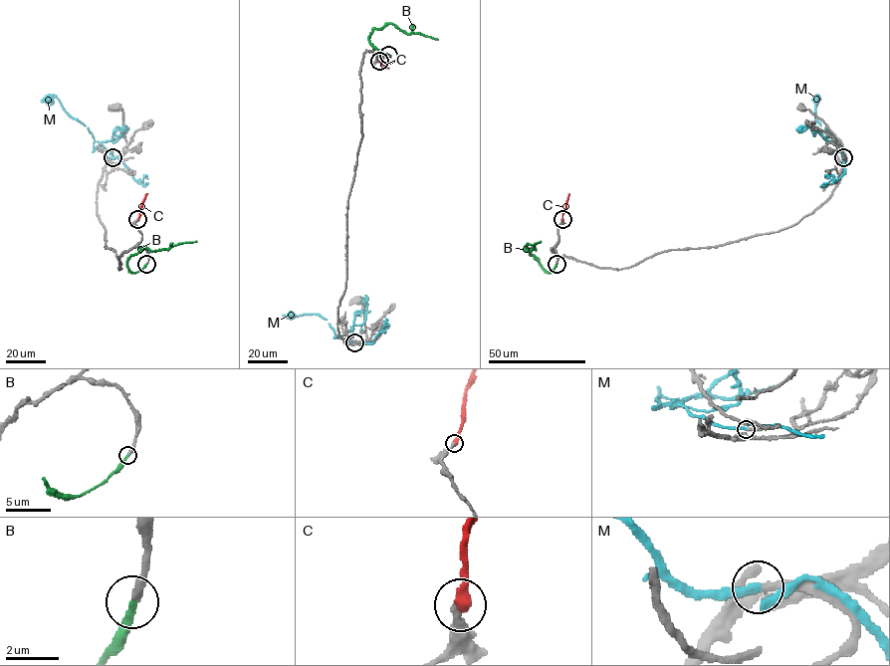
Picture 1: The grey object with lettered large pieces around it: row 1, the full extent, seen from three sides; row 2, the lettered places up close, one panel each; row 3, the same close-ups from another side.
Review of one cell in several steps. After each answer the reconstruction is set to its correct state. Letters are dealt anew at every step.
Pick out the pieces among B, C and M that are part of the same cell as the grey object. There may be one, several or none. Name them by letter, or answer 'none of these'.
B

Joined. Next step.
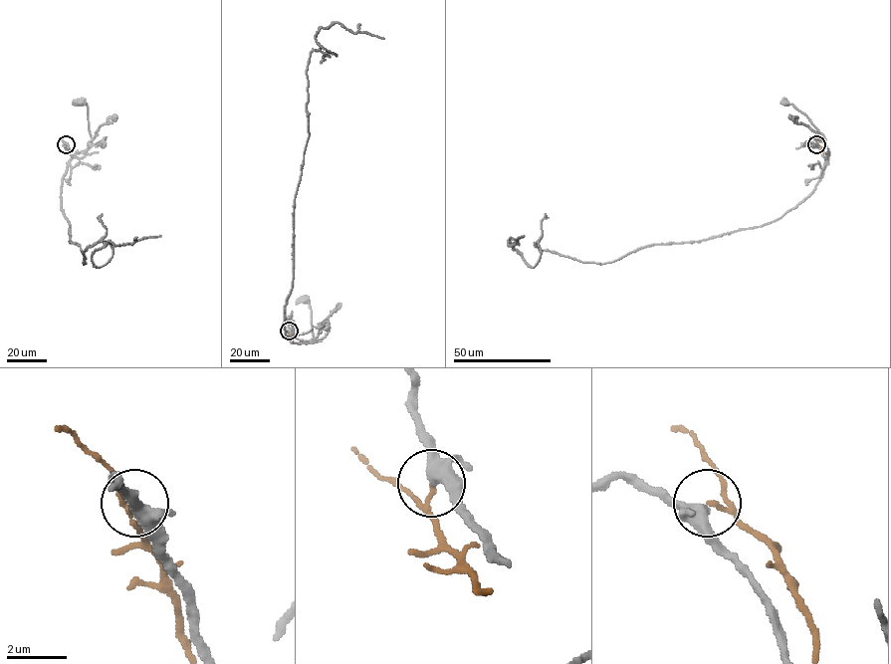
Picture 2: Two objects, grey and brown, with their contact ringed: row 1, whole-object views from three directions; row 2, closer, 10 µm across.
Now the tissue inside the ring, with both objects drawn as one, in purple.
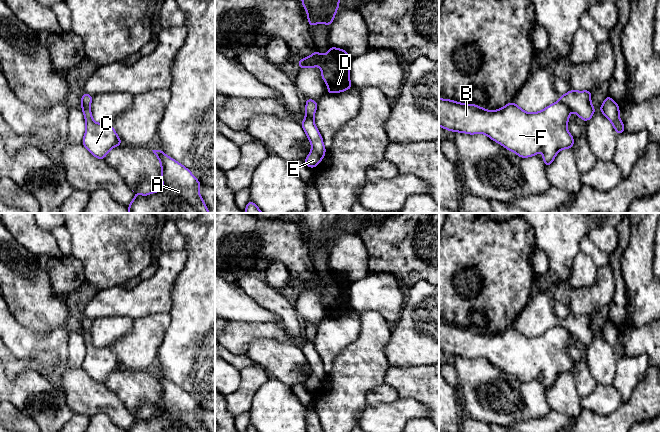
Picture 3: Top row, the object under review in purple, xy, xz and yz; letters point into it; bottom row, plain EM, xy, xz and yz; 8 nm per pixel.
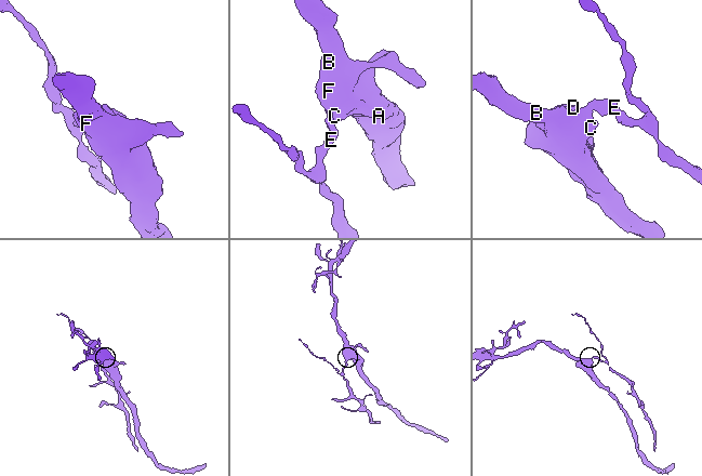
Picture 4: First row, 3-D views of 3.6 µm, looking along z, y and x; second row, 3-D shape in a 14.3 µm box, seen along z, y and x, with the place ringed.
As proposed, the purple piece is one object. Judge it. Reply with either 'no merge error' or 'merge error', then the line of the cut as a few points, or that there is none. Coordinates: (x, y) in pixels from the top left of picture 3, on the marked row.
merge error | yz (558, 100), (570, 109)

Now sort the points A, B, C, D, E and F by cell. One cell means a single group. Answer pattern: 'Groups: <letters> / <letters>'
Groups: A B C D F / E

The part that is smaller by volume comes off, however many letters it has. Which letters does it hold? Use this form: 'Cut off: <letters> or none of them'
Cut off: E

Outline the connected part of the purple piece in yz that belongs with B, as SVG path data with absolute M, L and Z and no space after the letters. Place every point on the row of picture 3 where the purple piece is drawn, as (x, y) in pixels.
M439 98L439 126L443 129L470 135L485 134L521 158L535 156L541 151L546 168L554 161L560 150L570 149L574 145L575 140L567 130L569 118L570 109L559 101L539 112L527 113L513 101L501 109L488 111L475 104Z

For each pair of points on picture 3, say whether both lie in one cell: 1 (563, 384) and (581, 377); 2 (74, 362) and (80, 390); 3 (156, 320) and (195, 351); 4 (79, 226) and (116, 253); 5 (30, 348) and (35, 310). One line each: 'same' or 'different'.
1: different
2: different
3: different
4: same
5: different

